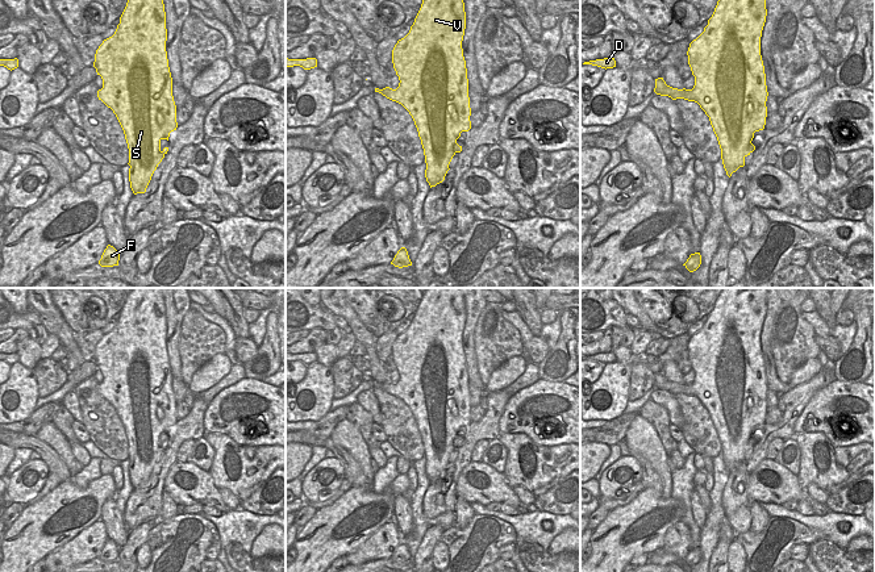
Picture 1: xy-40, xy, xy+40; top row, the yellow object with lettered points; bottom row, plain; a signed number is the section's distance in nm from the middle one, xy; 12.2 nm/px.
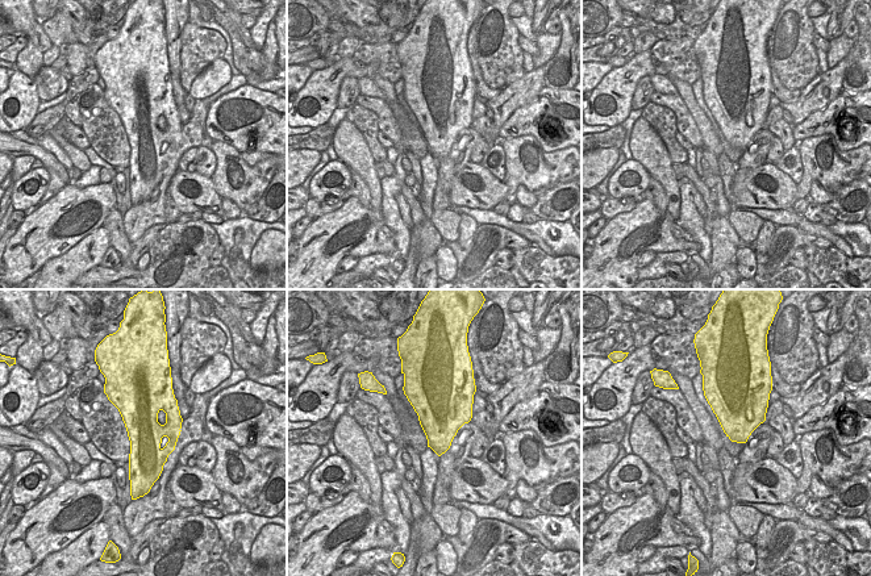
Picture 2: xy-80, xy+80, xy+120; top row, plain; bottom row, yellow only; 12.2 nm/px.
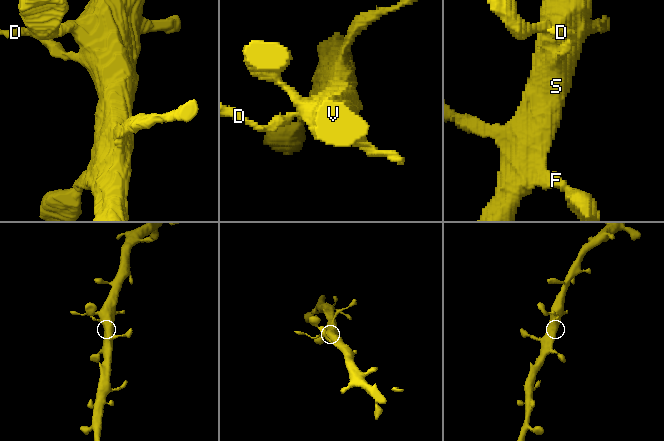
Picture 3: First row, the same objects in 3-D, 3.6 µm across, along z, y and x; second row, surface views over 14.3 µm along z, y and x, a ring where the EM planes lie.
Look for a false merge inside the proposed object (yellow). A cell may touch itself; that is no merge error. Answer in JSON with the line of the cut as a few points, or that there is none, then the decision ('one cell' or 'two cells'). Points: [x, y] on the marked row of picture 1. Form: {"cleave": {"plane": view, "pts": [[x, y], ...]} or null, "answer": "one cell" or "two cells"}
{"cleave": {"plane": "xy+40", "pts": [[682, 90], [687, 97]]}, "answer": "two cells"}

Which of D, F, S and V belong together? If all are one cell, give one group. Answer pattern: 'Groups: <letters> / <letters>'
Groups: D / F S V

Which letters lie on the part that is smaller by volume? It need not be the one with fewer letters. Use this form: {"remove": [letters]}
{"remove": ["D"]}

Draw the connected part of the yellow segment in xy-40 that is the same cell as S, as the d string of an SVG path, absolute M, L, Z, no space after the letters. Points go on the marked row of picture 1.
M128 0L126 7L120 17L120 24L117 25L117 29L114 34L107 39L103 41L103 43L99 46L95 54L95 62L93 67L96 68L97 75L103 79L103 88L97 91L97 97L101 100L108 108L113 110L116 114L128 143L129 149L129 181L130 188L134 195L137 193L145 193L146 188L151 180L151 176L154 171L157 170L158 164L162 162L164 155L168 151L168 147L161 149L161 141L167 139L170 137L170 133L176 130L178 122L176 122L176 105L172 96L172 78L168 67L168 59L167 59L167 51L166 51L166 41L167 41L167 29L166 29L166 12L164 12L164 4L163 0Z

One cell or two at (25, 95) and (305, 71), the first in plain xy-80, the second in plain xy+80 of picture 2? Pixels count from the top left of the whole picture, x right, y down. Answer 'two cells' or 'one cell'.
two cells

